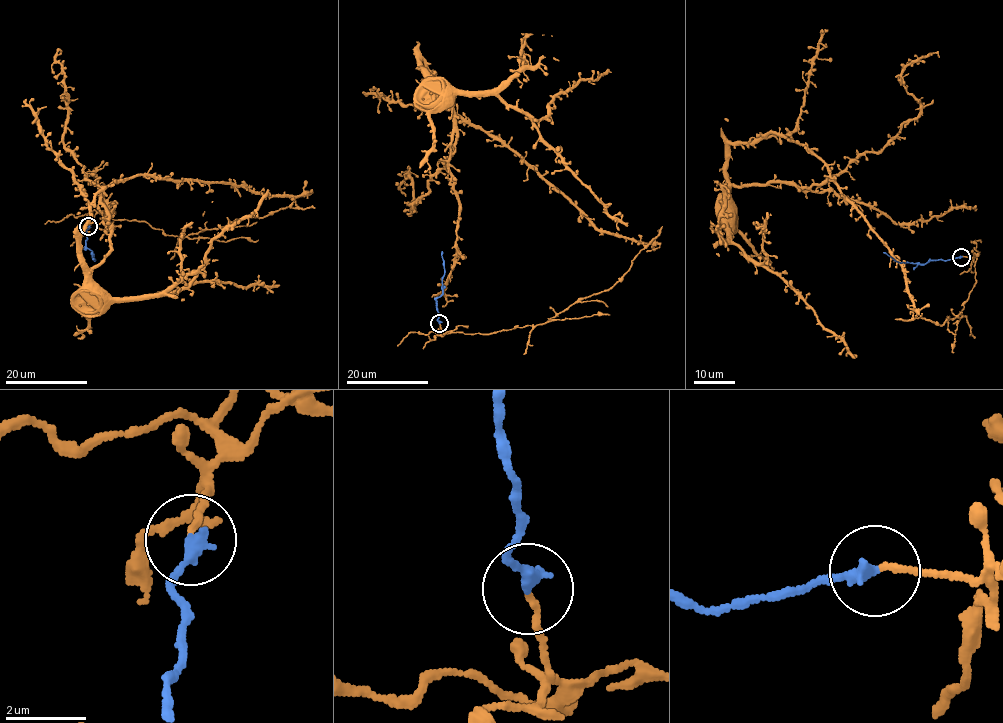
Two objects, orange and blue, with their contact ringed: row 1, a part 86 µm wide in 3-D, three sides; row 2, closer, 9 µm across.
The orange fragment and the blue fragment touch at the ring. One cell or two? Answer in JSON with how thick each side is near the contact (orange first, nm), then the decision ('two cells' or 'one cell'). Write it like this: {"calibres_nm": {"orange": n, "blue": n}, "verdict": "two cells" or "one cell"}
{"calibres_nm": {"orange": 140, "blue": 360}, "verdict": "two cells"}

